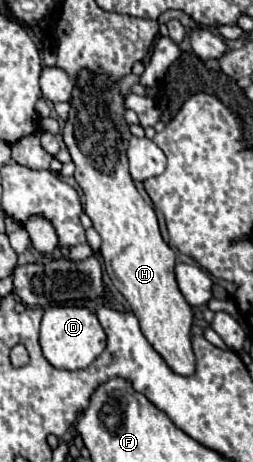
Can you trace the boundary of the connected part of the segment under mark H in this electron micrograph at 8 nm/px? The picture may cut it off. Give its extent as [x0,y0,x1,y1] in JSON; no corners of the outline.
[63,69,195,375]

